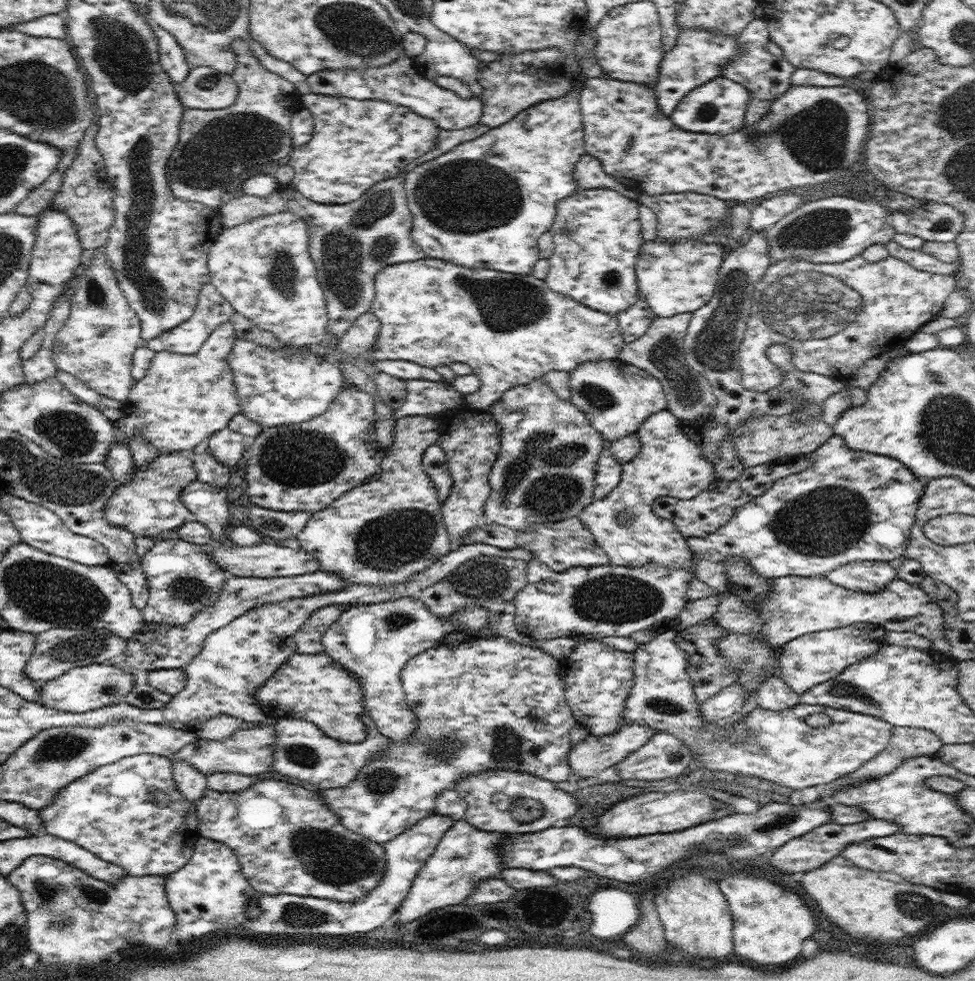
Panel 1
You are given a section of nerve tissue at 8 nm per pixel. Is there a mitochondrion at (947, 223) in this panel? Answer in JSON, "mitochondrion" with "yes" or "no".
{"mitochondrion":"yes"}

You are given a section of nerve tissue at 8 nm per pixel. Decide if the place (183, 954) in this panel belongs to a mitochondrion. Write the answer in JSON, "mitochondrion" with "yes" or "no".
{"mitochondrion":"no"}

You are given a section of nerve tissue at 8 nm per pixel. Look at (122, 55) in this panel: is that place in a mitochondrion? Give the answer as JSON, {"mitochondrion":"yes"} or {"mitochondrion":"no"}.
{"mitochondrion":"yes"}

